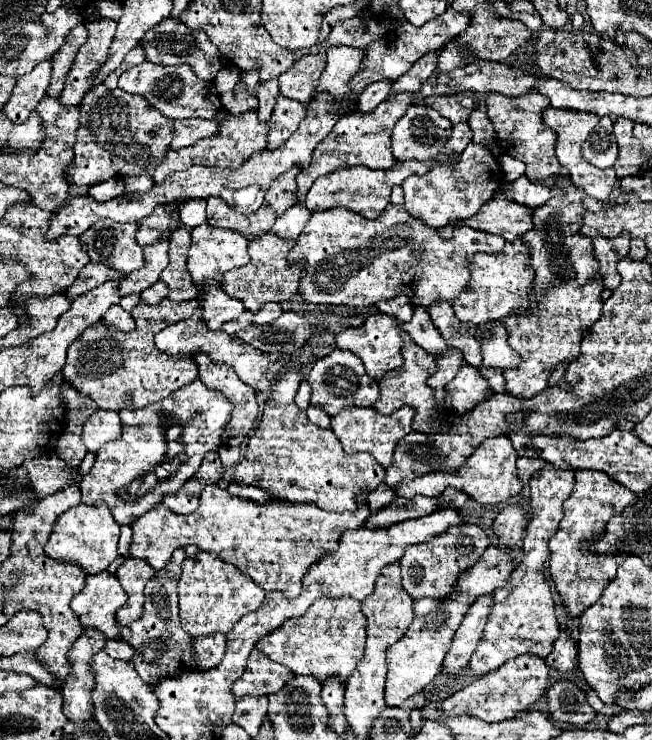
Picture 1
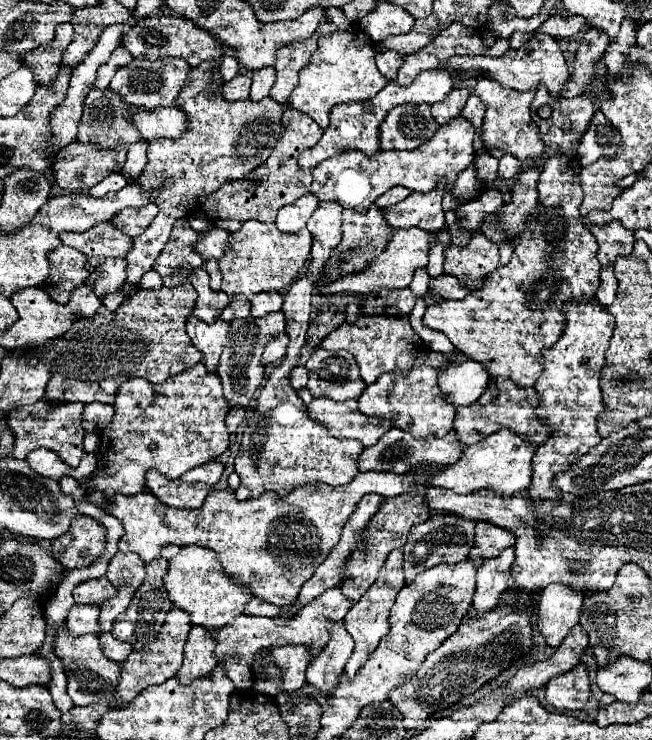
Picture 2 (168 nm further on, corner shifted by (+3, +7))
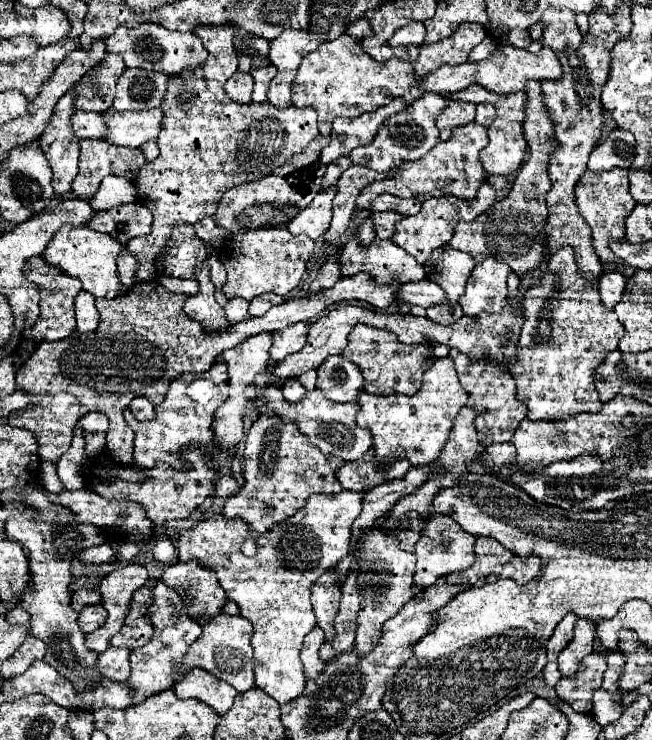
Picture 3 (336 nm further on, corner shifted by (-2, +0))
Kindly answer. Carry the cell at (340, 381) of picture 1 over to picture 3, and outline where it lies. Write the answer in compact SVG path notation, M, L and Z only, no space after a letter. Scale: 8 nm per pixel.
M342 355L328 357L318 367L316 387L324 391L324 395L330 401L338 401L338 403L356 401L358 395L362 393L362 385L364 385L364 377L360 369Z

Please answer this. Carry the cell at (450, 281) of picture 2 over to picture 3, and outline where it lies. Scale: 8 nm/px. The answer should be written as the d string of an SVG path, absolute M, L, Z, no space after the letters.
M418 281L418 283L404 283L396 291L396 303L398 305L420 305L420 307L432 307L436 303L446 301L444 291L434 281Z

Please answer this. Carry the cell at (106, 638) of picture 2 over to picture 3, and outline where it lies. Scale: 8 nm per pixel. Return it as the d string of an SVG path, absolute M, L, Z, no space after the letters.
M110 647L104 653L98 655L96 659L96 667L100 671L100 675L108 677L108 679L116 679L116 681L126 681L130 677L130 649L118 649L118 647Z

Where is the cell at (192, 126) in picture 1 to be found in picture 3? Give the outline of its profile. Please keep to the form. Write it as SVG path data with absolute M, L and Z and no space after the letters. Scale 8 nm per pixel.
M156 107L150 111L124 113L108 109L104 111L104 123L108 127L104 141L122 147L140 147L142 143L158 137L162 125L162 109Z

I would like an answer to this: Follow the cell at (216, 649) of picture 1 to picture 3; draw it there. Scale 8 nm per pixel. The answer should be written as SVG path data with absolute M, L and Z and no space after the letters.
M194 669L188 673L188 677L174 685L174 693L180 699L198 699L206 705L210 705L218 715L224 715L236 697L236 689L232 685L212 677L210 673L204 673L204 669Z

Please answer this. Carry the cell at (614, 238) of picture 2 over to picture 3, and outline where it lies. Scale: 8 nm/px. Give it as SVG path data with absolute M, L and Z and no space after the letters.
M586 169L586 173L576 183L576 205L580 209L580 215L592 227L594 249L602 261L612 261L616 265L624 265L624 261L614 257L608 243L620 241L624 237L624 221L630 215L630 211L636 207L636 201L628 191L628 171L630 169L610 169L610 171Z

